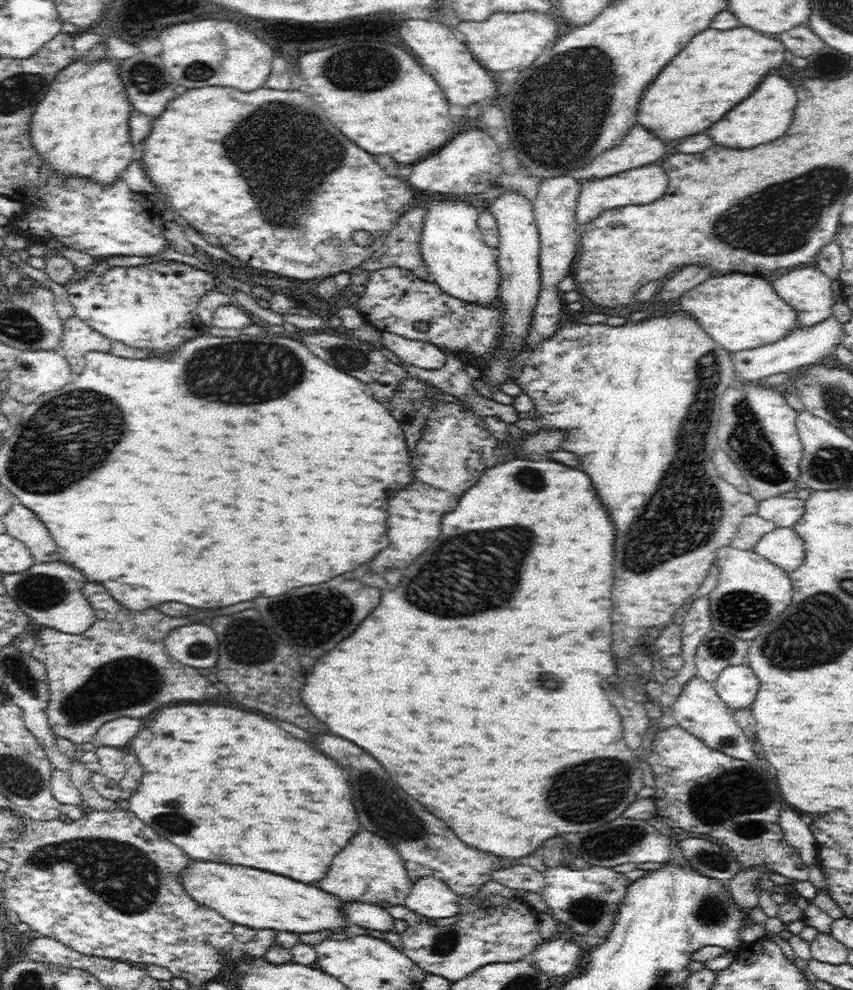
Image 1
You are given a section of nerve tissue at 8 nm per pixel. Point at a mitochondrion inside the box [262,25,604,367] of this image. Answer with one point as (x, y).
(360, 70)

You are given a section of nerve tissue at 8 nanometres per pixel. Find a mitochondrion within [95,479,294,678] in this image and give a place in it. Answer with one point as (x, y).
(197, 647)

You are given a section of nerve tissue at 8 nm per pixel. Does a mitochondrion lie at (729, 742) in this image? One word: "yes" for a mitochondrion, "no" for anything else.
yes

